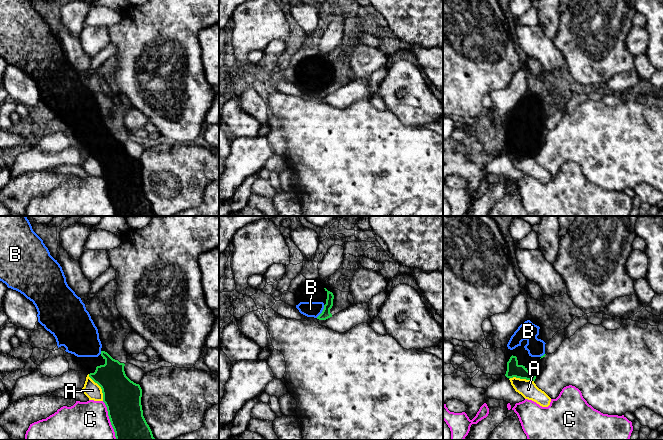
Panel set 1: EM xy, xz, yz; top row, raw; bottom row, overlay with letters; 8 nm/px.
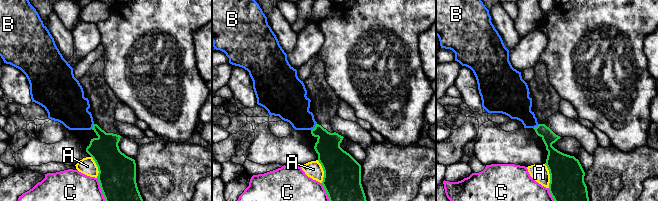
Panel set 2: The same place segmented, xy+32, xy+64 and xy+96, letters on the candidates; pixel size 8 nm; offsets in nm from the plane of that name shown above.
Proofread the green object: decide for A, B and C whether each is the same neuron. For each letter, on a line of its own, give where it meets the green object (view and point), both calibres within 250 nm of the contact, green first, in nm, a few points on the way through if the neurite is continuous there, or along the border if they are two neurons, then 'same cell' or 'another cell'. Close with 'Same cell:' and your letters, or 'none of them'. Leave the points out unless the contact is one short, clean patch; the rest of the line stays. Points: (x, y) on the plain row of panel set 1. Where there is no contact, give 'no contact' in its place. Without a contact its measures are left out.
A: contact xy (100, 162); calibres 300 and 140 nm; another cell
B: contact xz (322, 87); calibres 70 and 130 nm; way xz (325, 90), (322, 87), (310, 85); same cell
C: contact xy (110, 196); calibres 300 and 480 nm; another cell
Same cell: B

